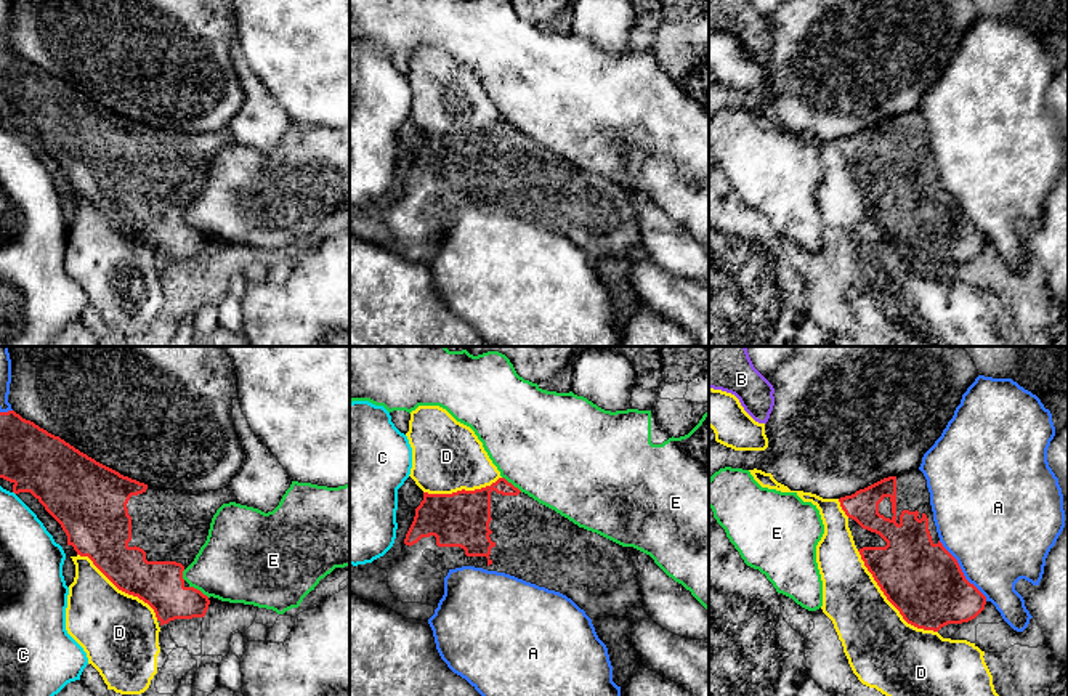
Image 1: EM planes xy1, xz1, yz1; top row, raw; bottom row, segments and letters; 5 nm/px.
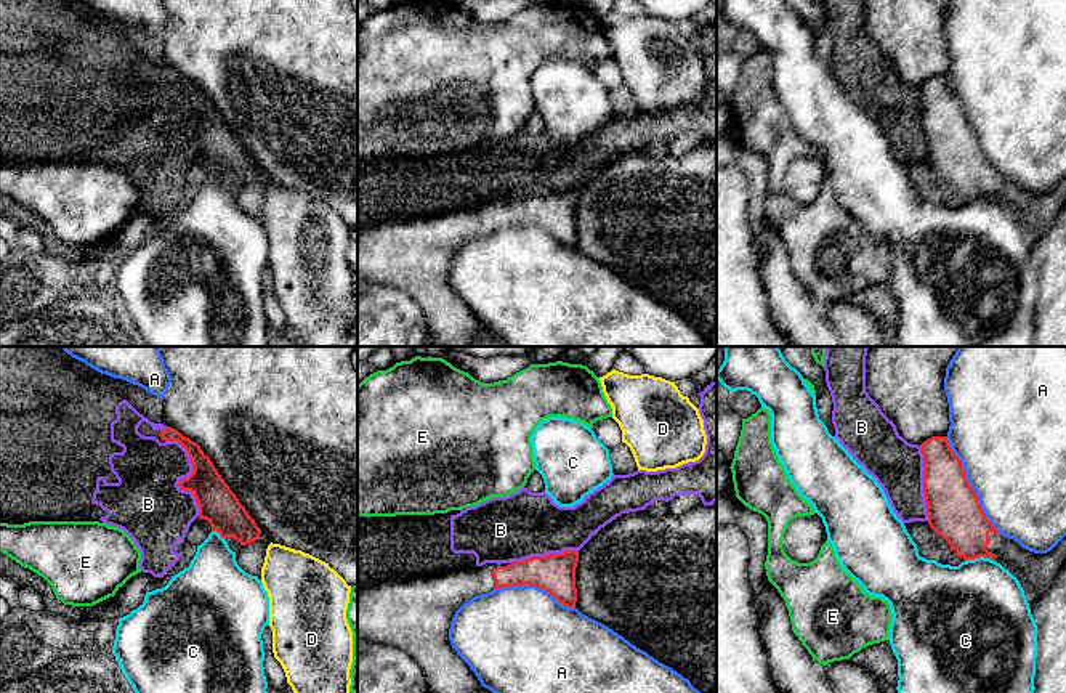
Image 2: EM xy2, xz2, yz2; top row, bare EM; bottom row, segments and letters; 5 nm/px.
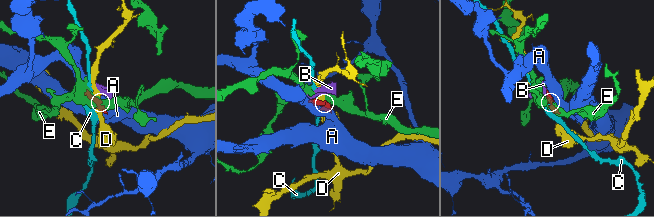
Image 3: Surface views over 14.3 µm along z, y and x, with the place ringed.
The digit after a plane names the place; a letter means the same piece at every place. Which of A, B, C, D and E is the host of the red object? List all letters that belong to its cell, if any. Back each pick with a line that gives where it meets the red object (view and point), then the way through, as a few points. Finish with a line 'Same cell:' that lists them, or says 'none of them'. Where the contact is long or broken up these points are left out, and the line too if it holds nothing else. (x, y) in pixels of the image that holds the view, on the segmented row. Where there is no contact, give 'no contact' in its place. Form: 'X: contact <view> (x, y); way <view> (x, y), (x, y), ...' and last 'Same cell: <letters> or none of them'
Same cell: none of them

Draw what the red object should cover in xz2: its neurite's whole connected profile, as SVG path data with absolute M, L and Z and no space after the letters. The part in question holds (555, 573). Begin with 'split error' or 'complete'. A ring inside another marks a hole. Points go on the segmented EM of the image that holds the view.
split error; M577 550L486 563L407 582L382 582L357 592L357 640L406 651L423 671L428 693L481 693L484 688L449 640L455 611L470 598L510 586L535 586L575 608Z

